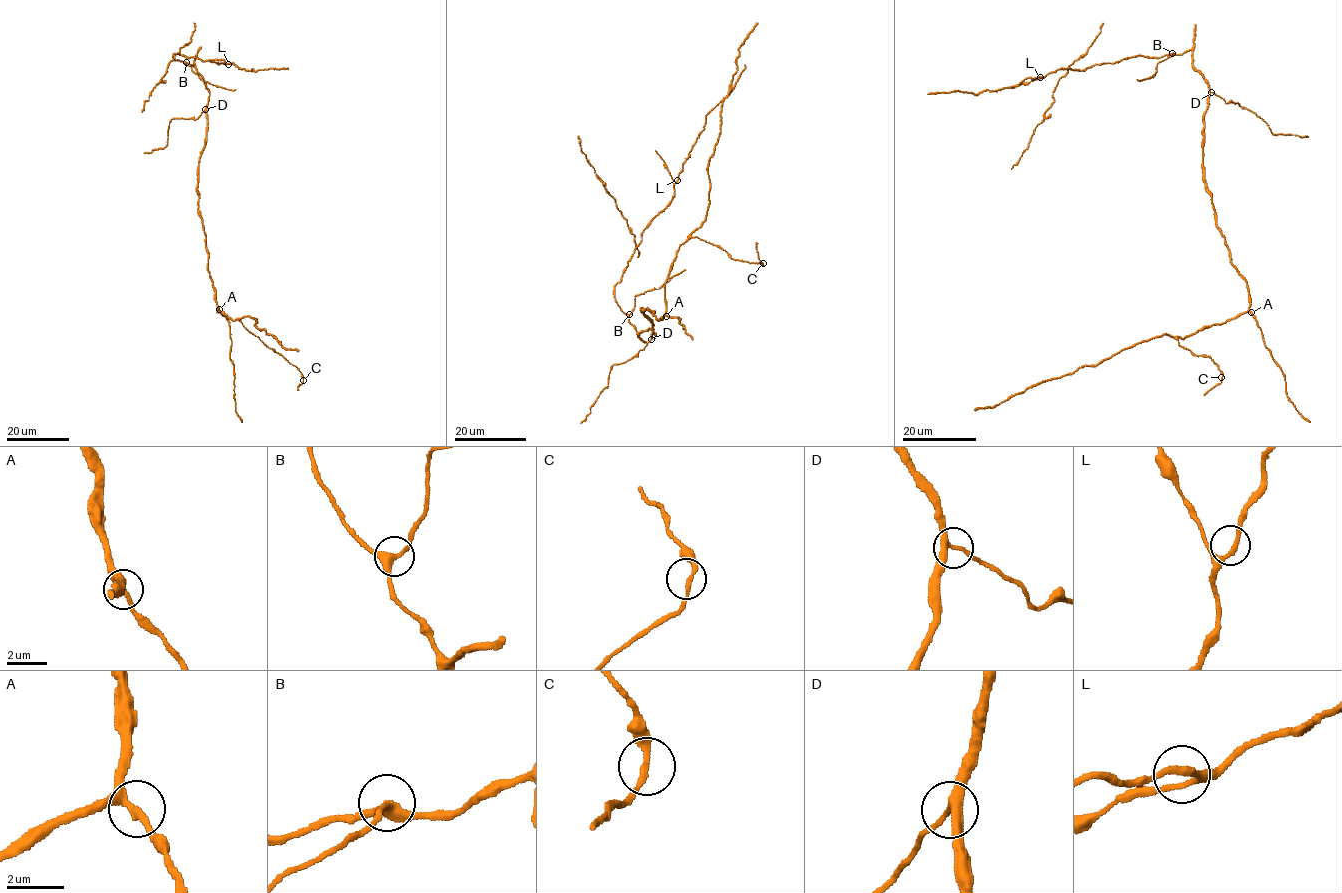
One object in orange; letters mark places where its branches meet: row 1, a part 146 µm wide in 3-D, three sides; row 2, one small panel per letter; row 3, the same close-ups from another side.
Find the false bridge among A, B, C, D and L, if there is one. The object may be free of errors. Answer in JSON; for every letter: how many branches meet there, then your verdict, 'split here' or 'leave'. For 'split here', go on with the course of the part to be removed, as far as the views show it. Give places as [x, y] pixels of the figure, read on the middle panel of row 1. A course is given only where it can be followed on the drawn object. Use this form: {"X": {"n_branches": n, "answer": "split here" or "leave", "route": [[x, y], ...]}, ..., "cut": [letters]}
{"A": {"n_branches": 3, "answer": "leave"}, "B": {"n_branches": 3, "answer": "leave"}, "C": {"n_branches": 2, "answer": "leave"}, "D": {"n_branches": 3, "answer": "leave"}, "L": {"n_branches": 3, "answer": "leave"}, "cut": []}

